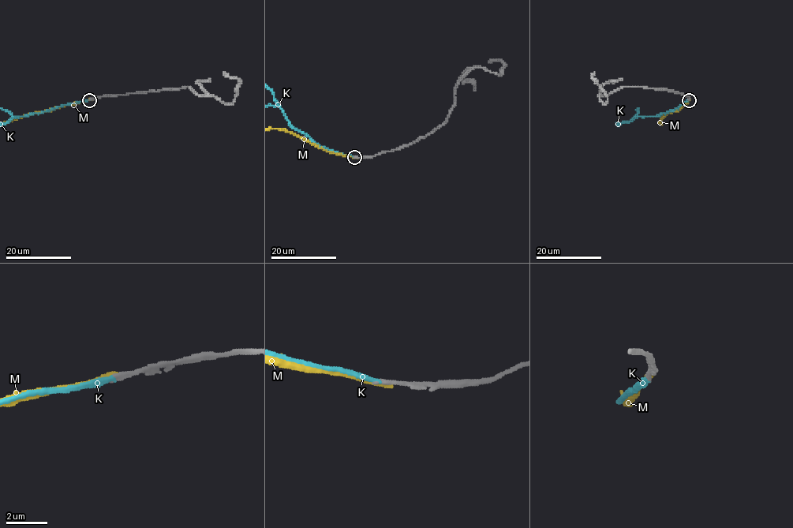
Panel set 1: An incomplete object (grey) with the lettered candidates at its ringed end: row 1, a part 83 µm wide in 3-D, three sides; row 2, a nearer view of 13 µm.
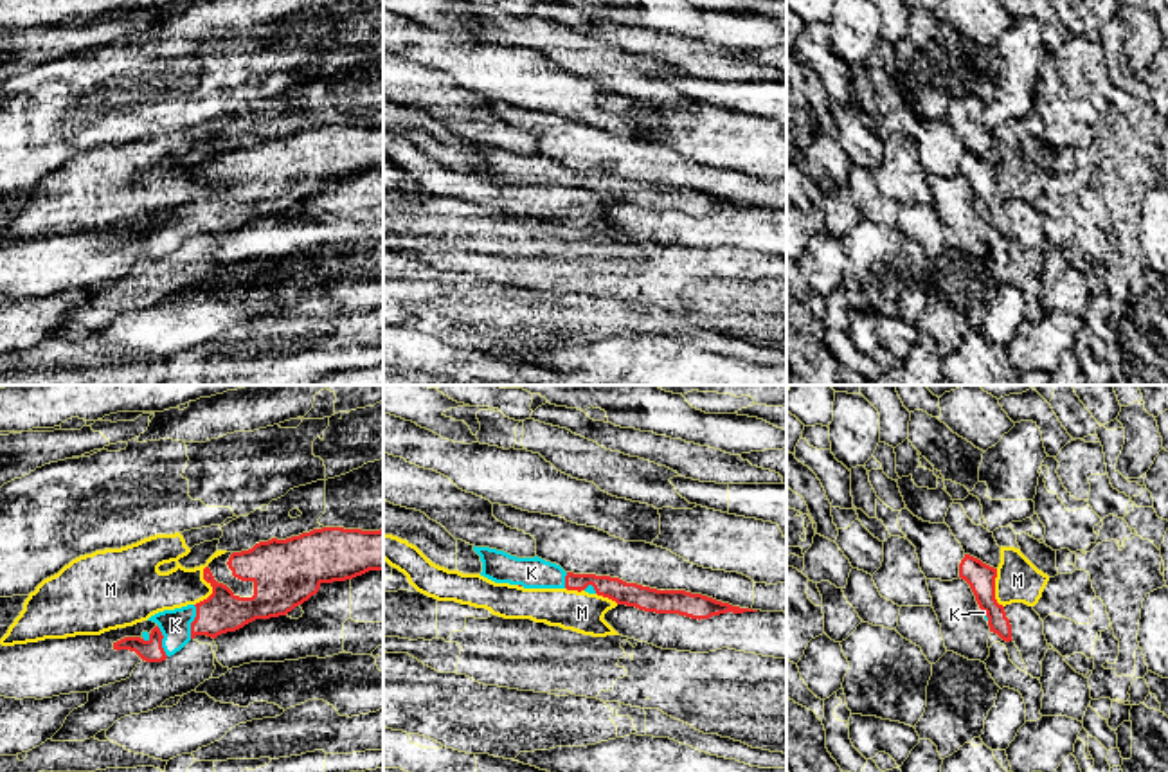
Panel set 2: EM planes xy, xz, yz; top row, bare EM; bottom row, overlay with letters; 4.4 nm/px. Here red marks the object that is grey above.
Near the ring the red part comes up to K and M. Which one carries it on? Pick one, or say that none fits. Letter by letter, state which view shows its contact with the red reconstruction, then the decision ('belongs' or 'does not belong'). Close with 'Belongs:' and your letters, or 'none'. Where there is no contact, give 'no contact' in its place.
K: xy | belongs
M: xy | does not belong
Belongs: K

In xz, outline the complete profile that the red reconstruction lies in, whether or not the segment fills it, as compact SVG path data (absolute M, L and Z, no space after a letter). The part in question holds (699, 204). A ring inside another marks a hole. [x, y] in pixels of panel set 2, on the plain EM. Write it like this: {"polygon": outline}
{"polygon": "M475 144L481 153L481 173L495 180L522 182L524 185L567 185L585 187L655 211L678 211L691 216L709 216L720 211L758 209L732 203L702 191L686 187L657 187L619 175L565 169L560 162L535 155L517 155L504 148Z"}

